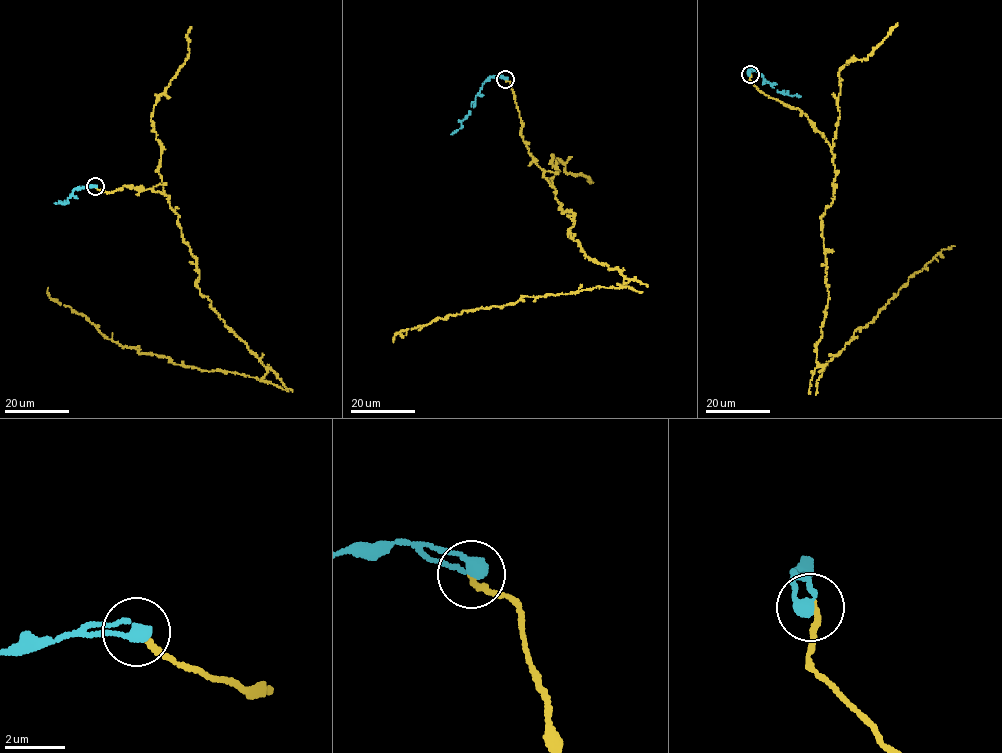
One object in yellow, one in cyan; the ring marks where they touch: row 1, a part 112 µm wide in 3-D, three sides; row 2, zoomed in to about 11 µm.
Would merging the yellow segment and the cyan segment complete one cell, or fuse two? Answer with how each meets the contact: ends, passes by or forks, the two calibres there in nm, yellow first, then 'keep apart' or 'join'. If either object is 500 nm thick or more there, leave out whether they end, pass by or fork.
yellow ends | cyan passes by | 190/320 nm | join

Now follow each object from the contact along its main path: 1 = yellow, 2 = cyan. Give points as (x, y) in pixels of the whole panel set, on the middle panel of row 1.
1: (505, 79), (525, 145), (561, 213), (574, 213), (570, 236), (624, 284), (464, 310), (398, 331), (394, 342)
2: (505, 79), (488, 78), (462, 126), (450, 134)

